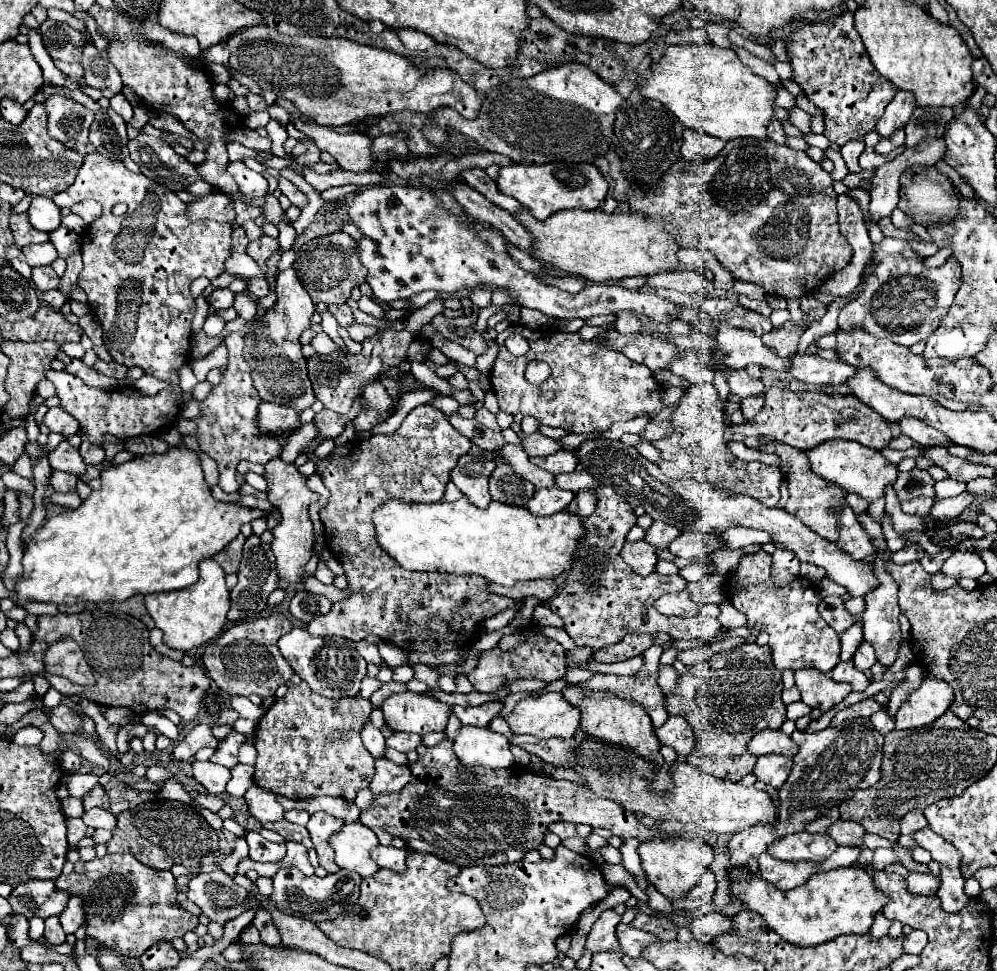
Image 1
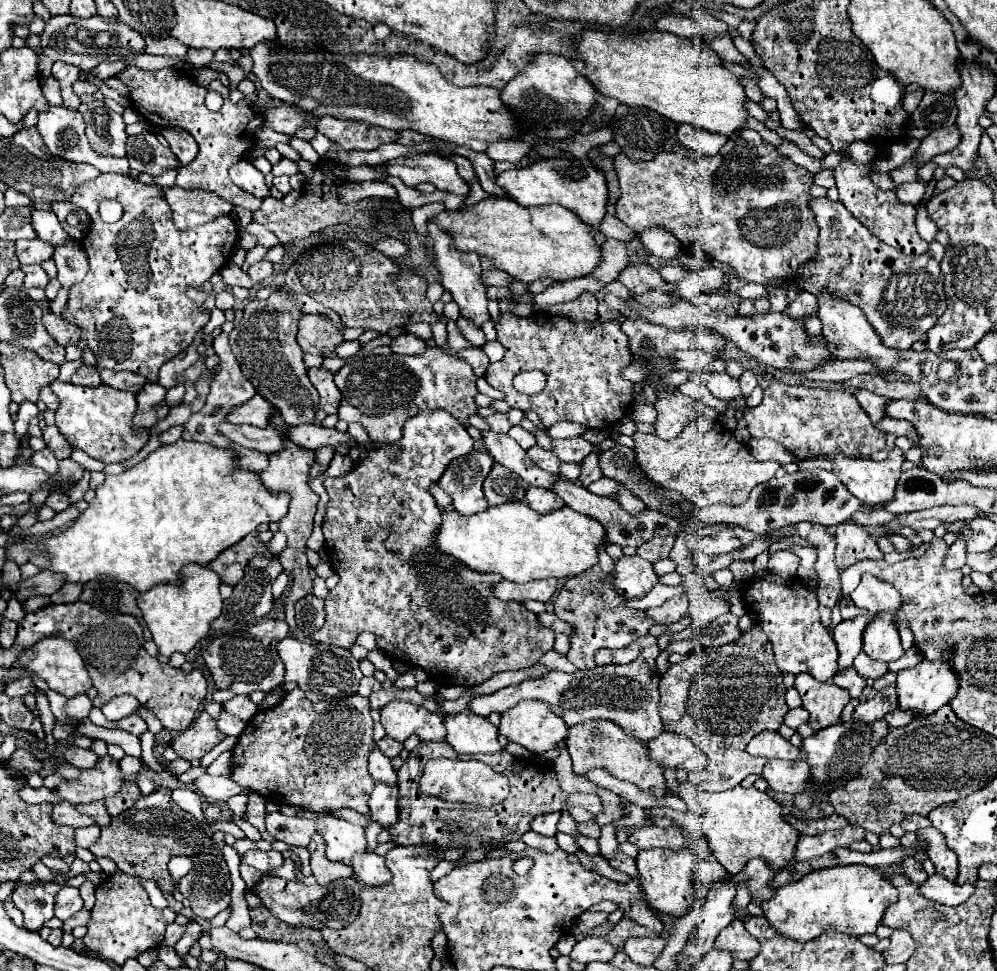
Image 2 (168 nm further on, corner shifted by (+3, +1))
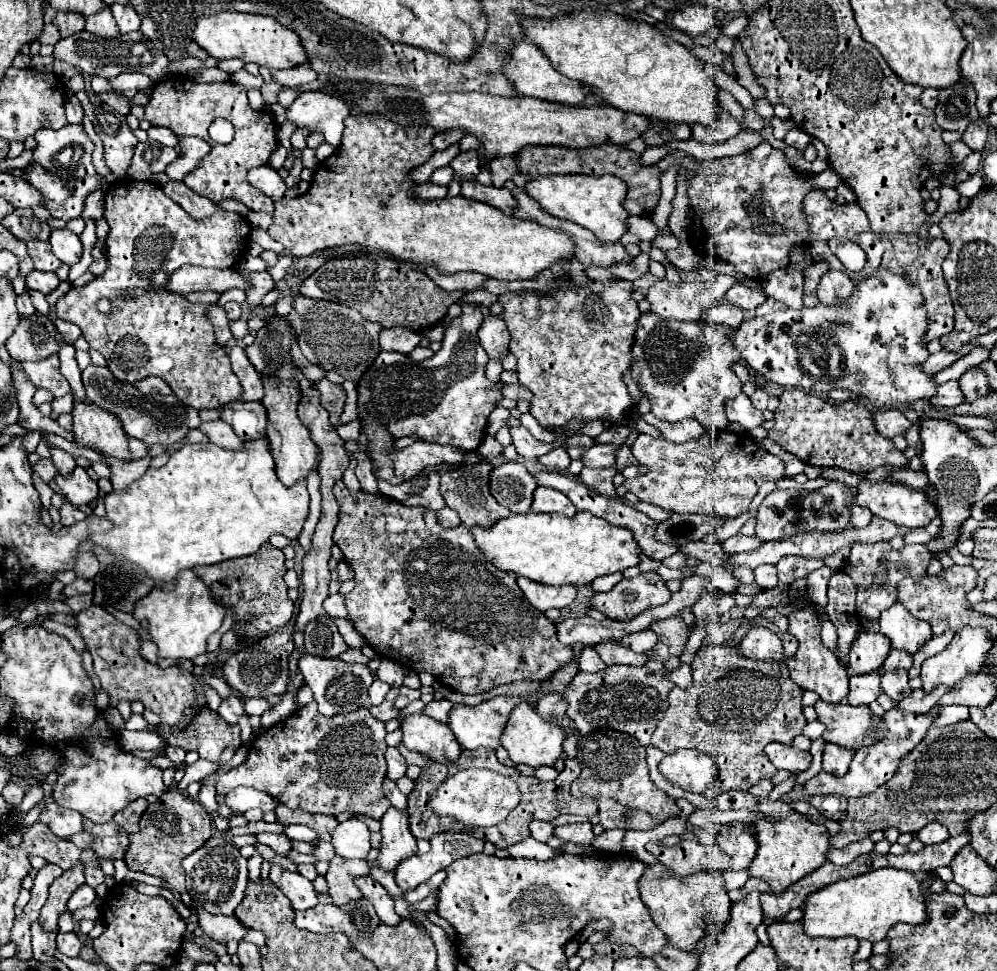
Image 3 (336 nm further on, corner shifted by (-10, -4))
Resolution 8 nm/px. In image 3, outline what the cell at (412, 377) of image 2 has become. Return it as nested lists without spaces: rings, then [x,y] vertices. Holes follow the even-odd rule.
[[[463,303],[461,309],[463,313],[457,319],[453,319],[445,331],[443,347],[431,359],[415,363],[407,355],[381,351],[371,367],[371,373],[367,369],[367,373],[363,375],[359,383],[359,407],[369,409],[379,423],[385,423],[395,439],[419,435],[429,443],[453,445],[465,451],[475,451],[479,447],[485,435],[487,417],[497,407],[497,401],[503,399],[503,393],[499,385],[489,381],[485,375],[485,365],[489,357],[485,355],[485,351],[481,351],[481,345],[477,343],[477,329],[483,323],[483,313],[479,305],[473,303]]]

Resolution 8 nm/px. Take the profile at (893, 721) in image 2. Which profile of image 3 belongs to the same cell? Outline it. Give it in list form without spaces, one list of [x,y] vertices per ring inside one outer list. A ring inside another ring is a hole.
[[[949,705],[949,707],[943,707],[941,709],[943,713],[937,717],[937,725],[945,727],[945,725],[955,725],[959,721],[965,721],[969,719],[969,709],[967,707],[959,707],[959,705]]]

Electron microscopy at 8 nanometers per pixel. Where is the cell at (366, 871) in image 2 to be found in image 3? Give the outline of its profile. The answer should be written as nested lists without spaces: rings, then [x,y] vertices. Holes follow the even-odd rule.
[[[359,877],[359,879],[355,879],[355,883],[357,883],[359,891],[363,893],[363,897],[371,901],[371,905],[375,907],[383,925],[395,927],[395,923],[401,923],[401,917],[395,913],[393,899],[389,897],[389,893],[385,891],[385,887],[379,881],[375,881],[373,877]]]

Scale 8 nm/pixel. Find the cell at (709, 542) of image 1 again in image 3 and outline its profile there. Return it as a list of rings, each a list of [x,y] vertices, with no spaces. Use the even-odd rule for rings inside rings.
[[[733,535],[731,539],[723,541],[723,549],[727,553],[741,553],[741,551],[751,551],[751,549],[757,549],[763,541],[757,539],[755,535],[753,537],[745,537],[745,535]]]

